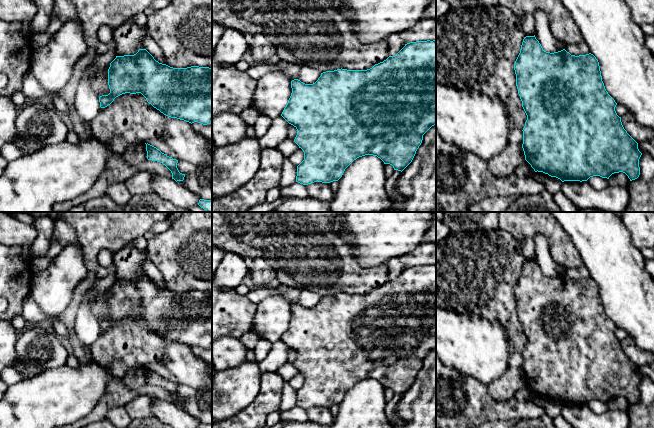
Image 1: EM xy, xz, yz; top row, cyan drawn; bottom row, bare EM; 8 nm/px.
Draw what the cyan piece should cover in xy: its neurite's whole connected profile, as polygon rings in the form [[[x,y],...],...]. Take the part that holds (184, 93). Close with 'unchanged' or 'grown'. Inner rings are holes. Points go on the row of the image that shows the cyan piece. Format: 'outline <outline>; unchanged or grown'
outline [[[139,49],[134,55],[116,56],[108,69],[108,85],[110,93],[99,97],[101,108],[122,94],[141,93],[149,104],[168,117],[191,124],[212,123],[212,68],[173,68],[156,61],[146,49]]]; unchanged

